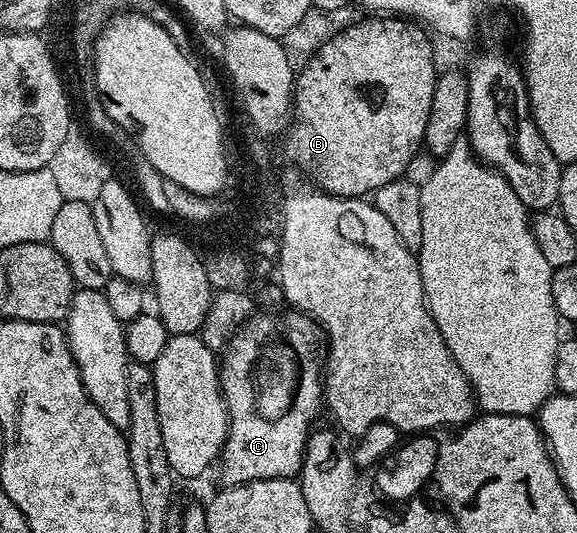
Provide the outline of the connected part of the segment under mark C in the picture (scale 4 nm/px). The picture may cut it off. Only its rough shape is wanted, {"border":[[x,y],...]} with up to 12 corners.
{"border":[[279,425],[229,429],[222,484],[294,478],[309,431]]}

